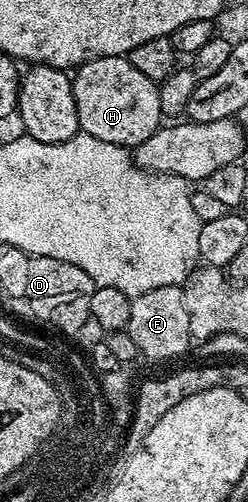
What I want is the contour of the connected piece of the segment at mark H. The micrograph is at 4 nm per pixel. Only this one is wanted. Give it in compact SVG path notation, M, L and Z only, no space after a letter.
M126 56L86 61L74 70L71 86L80 130L97 139L105 139L105 143L134 147L145 143L149 135L161 128L164 115L158 84L145 79Z

